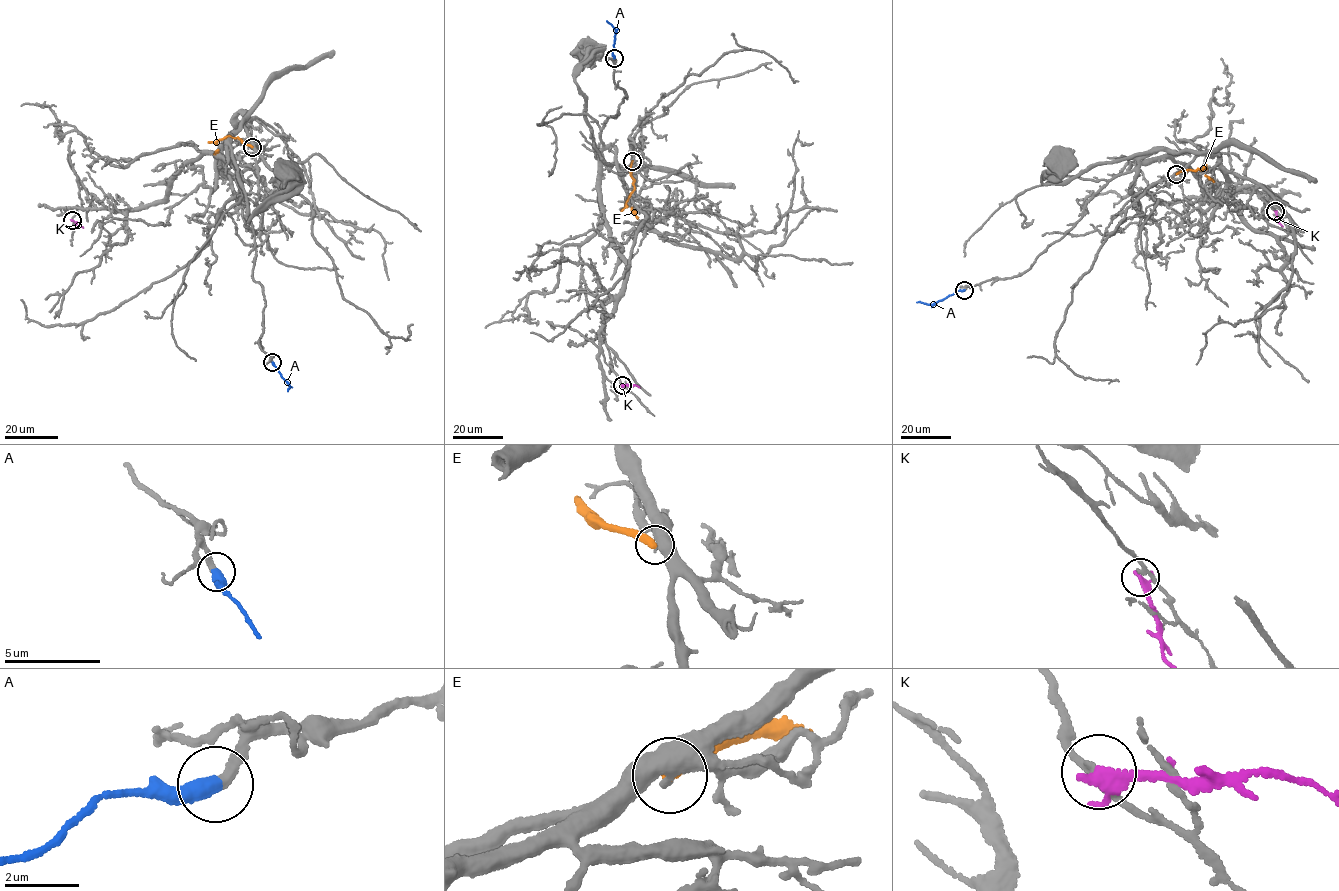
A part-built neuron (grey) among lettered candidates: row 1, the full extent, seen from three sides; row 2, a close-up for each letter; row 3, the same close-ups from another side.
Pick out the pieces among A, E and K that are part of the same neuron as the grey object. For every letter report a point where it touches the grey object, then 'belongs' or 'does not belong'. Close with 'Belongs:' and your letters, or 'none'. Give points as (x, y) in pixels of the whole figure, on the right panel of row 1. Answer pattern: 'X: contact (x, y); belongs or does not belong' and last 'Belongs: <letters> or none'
A: contact (964, 290); belongs
E: contact (1176, 174); does not belong
K: contact (1275, 211); does not belong
Belongs: A

